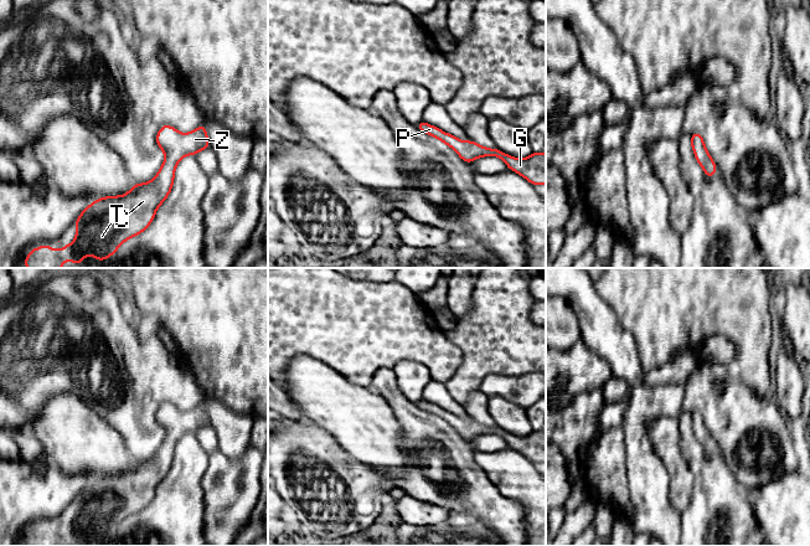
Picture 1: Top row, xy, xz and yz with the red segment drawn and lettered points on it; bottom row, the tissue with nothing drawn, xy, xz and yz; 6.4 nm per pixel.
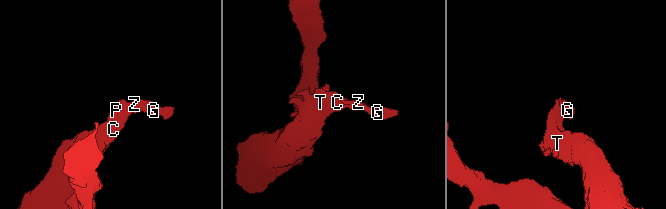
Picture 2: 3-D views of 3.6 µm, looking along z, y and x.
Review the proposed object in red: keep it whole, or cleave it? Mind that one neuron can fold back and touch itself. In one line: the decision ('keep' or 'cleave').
keep

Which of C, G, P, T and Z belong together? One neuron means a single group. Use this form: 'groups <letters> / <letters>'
groups C G P T Z

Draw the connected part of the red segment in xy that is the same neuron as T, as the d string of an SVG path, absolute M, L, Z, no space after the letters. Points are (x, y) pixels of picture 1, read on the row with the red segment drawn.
M165 124L156 134L156 144L165 153L165 161L151 181L134 184L125 195L93 201L76 220L73 243L67 243L58 251L48 244L32 248L24 261L25 266L61 268L66 259L79 266L86 254L103 262L123 242L144 232L172 189L177 163L185 155L195 156L200 150L210 148L205 124L187 134Z

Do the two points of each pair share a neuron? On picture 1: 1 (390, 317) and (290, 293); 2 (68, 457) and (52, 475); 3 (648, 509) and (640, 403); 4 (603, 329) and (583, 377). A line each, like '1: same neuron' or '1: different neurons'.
1: same neuron
2: different neurons
3: same neuron
4: different neurons

